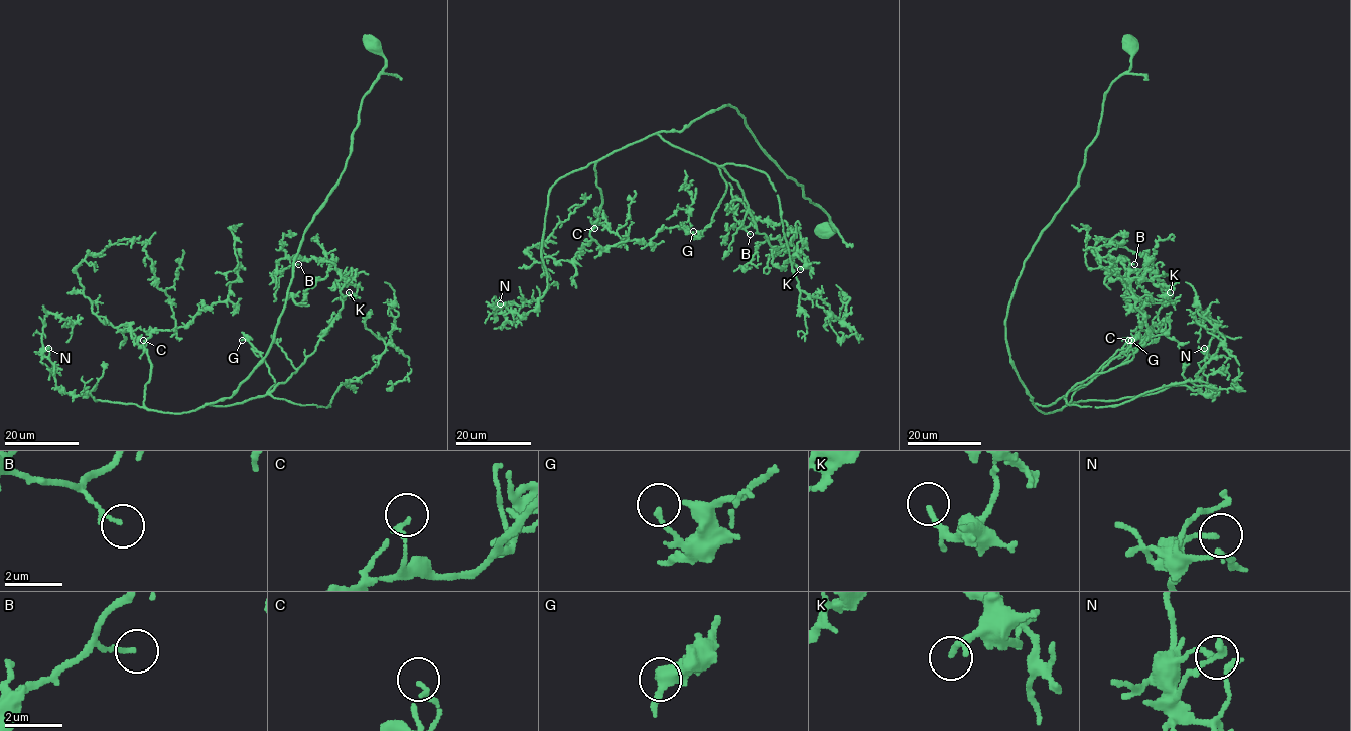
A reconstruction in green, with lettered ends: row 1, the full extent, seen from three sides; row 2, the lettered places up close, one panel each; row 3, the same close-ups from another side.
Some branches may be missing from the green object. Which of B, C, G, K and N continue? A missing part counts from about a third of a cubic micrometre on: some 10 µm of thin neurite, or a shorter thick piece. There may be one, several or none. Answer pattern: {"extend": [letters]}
{"extend": ["K"]}

